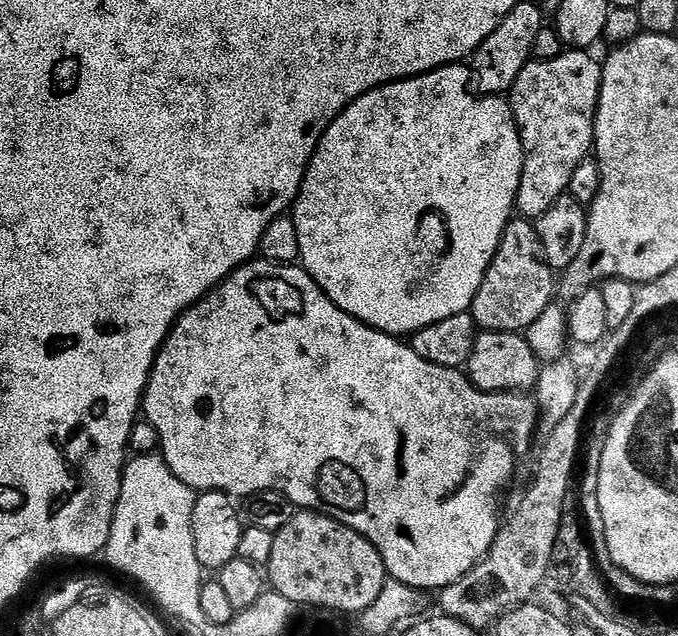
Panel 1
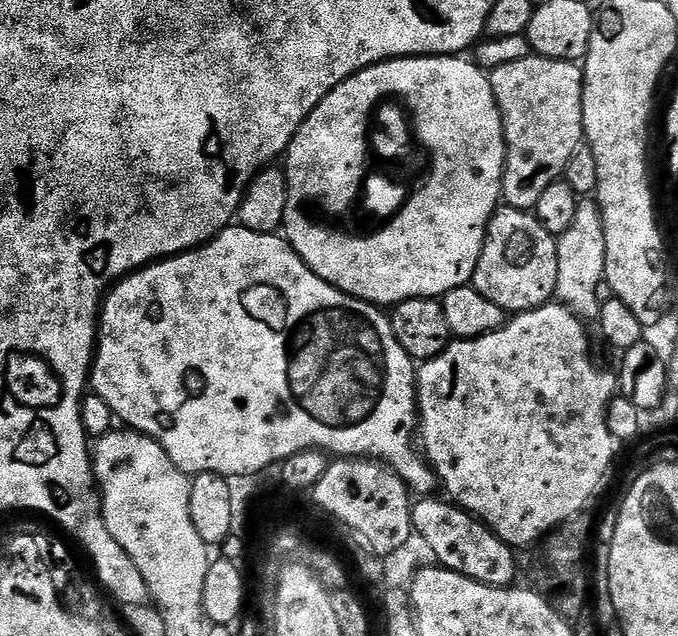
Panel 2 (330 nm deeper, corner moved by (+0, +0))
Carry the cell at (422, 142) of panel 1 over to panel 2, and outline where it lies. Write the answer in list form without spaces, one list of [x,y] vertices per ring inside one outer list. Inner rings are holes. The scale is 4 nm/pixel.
[[[401,56],[383,60],[339,84],[313,110],[294,134],[286,153],[288,197],[282,225],[283,235],[302,262],[318,278],[367,304],[395,306],[410,298],[442,298],[450,290],[471,285],[472,275],[482,254],[488,224],[502,200],[506,142],[500,107],[496,105],[489,73],[471,59],[460,56]]]

